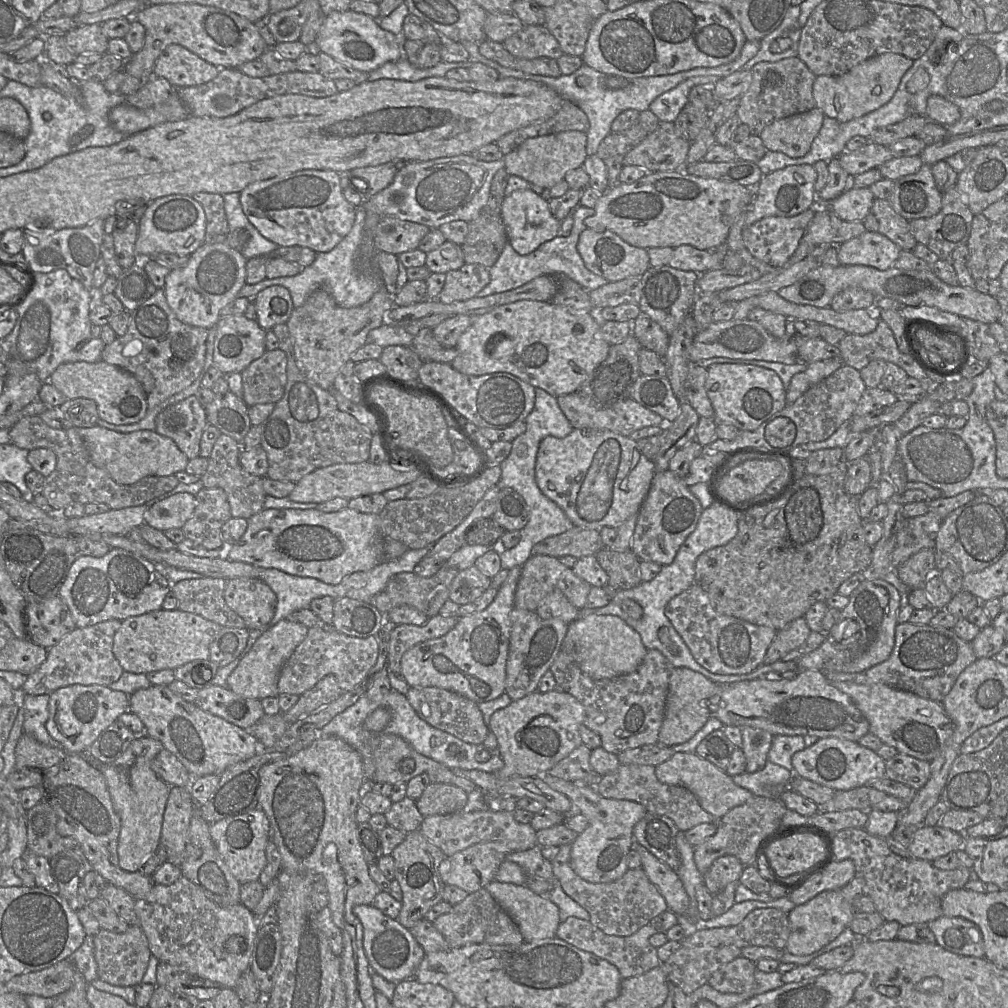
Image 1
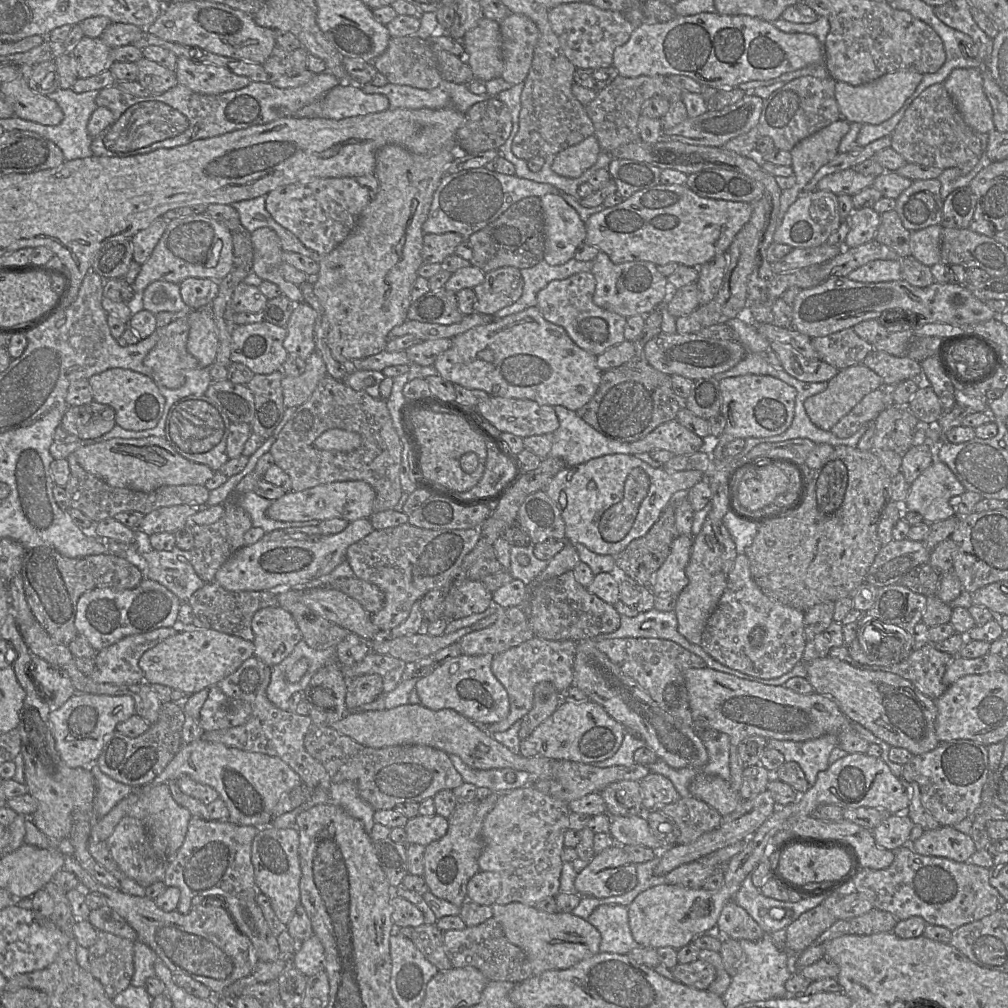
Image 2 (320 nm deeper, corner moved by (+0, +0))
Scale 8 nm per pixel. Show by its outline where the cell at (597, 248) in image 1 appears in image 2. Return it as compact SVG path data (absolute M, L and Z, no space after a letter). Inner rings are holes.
M599 251L593 260L591 273L596 283L594 303L625 318L648 315L664 304L671 292L667 277L658 271L655 264L648 261L614 264L606 253Z

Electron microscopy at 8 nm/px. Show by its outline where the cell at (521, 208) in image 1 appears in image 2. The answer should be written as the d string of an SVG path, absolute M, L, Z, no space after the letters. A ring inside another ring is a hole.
M546 194L539 198L545 224L543 260L551 266L564 264L574 257L577 247L585 241L585 223L561 196Z

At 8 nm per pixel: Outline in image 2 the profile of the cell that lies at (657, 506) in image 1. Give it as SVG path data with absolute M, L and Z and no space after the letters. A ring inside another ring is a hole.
M676 535L670 553L648 585L654 595L679 593L687 586L686 566L690 559L694 536Z

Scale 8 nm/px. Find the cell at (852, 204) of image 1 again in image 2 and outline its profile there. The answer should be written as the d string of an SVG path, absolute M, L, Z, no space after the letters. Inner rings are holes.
M873 208L854 210L848 217L849 232L844 248L853 248L874 240L880 224L880 214Z

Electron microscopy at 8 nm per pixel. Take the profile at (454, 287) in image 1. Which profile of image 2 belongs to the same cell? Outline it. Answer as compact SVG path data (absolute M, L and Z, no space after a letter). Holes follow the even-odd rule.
M507 266L485 273L484 281L473 288L476 296L474 311L494 315L502 308L512 305L521 297L523 285L521 272L515 267Z

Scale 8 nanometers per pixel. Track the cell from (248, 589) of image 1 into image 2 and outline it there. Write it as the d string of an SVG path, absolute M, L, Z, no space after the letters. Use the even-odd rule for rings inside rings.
M280 606L258 610L251 626L254 656L270 668L288 657L303 639L292 615Z

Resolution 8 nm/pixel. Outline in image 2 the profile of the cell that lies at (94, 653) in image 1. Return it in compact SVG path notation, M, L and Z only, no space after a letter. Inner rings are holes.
M177 620L173 627L126 636L96 652L94 668L89 677L97 683L138 684L143 677L139 667L141 656L163 640L181 630Z

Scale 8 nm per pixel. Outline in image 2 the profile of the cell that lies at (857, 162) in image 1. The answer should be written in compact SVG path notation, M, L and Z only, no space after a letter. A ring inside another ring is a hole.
M853 168L835 172L823 177L817 184L817 190L829 191L836 196L853 196L874 183L876 176L863 175Z

